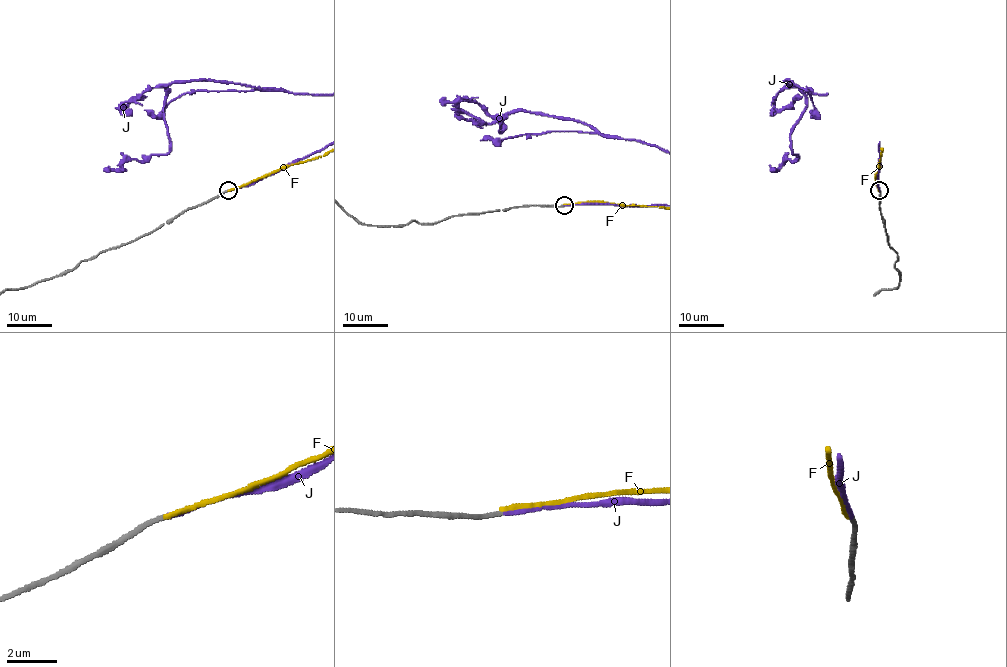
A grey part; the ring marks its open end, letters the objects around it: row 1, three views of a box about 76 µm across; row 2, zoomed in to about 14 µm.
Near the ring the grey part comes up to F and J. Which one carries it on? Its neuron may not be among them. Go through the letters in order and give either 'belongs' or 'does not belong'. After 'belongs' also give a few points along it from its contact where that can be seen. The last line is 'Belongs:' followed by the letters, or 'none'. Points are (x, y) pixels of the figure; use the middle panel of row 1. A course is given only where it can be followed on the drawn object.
F: does not belong
J: belongs
Belongs: J

